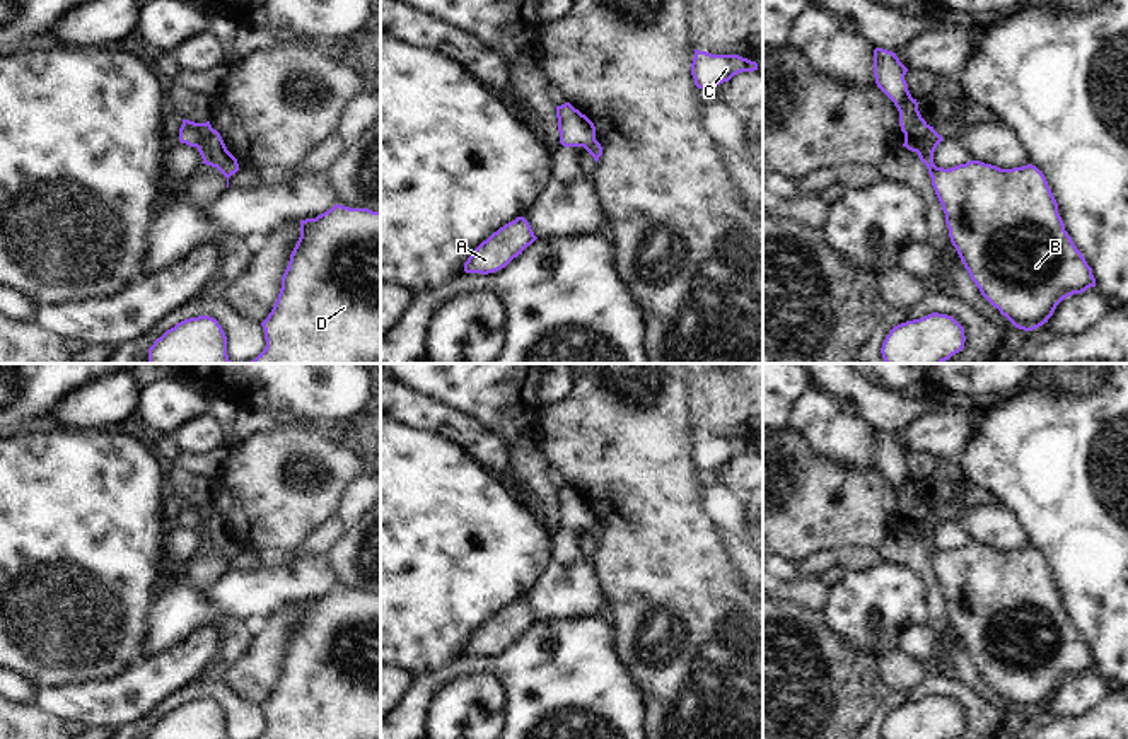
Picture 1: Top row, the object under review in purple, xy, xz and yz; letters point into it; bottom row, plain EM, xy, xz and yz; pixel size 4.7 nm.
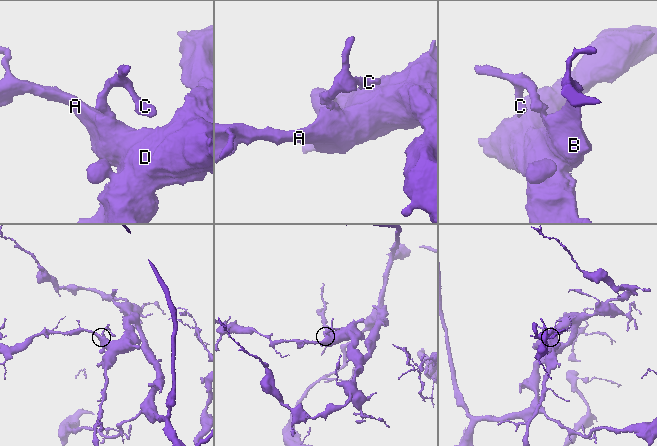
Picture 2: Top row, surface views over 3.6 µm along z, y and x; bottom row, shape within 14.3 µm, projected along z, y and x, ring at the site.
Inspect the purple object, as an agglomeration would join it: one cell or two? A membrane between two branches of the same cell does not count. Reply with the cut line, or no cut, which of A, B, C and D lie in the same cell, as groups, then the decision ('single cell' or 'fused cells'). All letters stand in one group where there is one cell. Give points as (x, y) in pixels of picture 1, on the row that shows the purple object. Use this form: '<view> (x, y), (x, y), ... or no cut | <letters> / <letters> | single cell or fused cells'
yz (929, 125), (915, 151) | A B D / C | fused cells

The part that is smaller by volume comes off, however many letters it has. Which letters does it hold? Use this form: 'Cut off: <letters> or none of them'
Cut off: C

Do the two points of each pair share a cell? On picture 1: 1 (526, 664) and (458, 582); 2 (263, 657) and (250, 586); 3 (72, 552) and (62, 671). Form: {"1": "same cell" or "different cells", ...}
{"1": "different cells", "2": "different cells", "3": "same cell"}

